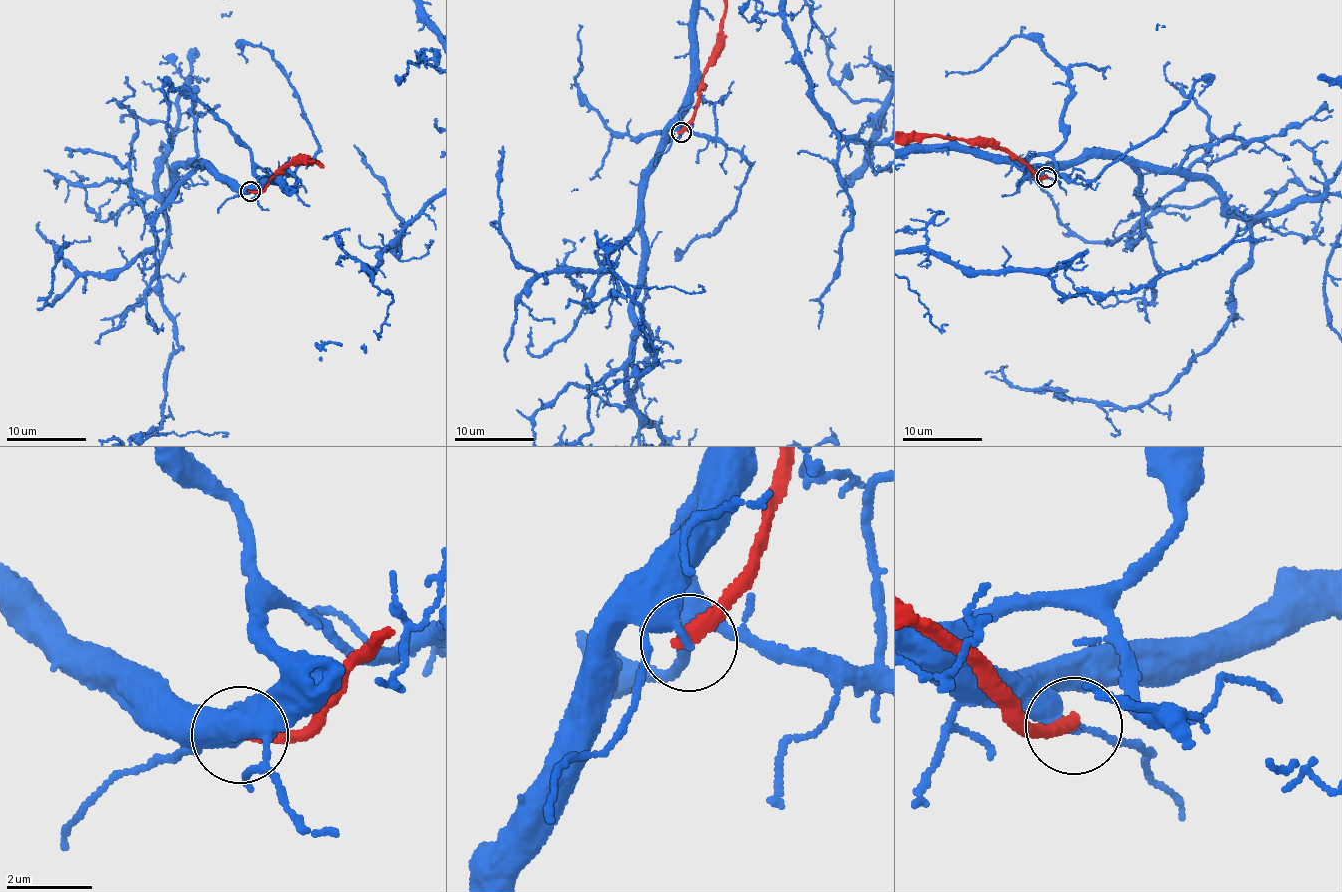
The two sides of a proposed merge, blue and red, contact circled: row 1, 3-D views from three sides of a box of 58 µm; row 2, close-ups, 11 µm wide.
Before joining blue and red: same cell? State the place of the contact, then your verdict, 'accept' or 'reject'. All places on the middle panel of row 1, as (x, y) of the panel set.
at (681, 132); reject

